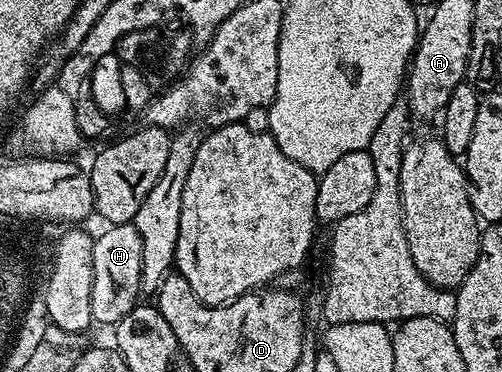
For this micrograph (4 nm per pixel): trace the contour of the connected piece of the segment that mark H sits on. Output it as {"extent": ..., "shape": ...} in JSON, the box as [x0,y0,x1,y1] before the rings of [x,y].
{"extent":[91,222,143,326],"shape":[[[132,222],[111,224],[93,242],[93,277],[91,278],[91,314],[99,325],[116,326],[142,299],[143,238]]]}

